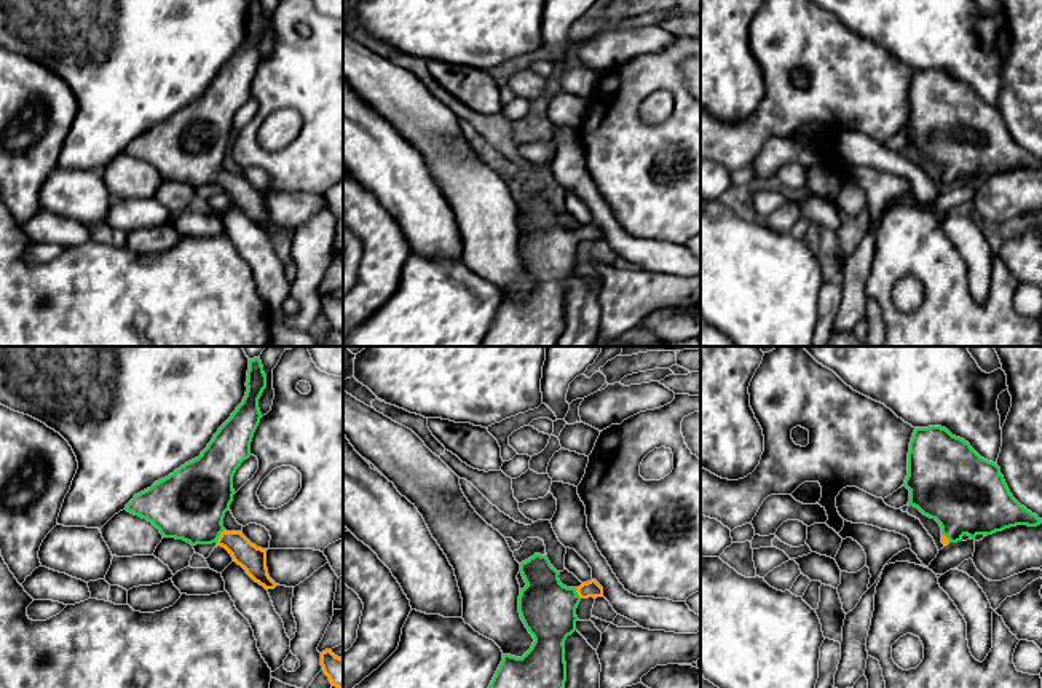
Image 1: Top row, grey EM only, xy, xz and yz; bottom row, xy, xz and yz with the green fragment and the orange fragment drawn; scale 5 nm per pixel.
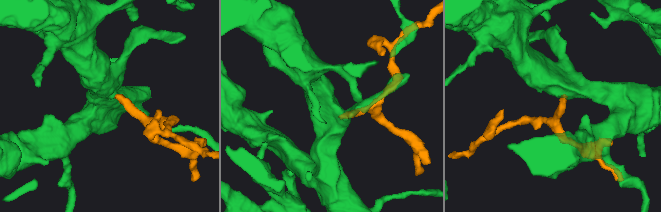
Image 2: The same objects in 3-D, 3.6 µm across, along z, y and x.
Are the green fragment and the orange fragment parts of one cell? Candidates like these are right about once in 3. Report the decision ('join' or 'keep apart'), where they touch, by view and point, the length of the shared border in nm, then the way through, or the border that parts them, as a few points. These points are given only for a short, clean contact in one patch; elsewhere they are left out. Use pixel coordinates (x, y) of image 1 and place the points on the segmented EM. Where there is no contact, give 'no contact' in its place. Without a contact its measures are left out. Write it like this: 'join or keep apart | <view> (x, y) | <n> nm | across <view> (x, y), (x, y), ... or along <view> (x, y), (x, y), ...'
join | xy (219, 535) | 80 nm | across xy (190, 503), (219, 535), (233, 541), (252, 559)

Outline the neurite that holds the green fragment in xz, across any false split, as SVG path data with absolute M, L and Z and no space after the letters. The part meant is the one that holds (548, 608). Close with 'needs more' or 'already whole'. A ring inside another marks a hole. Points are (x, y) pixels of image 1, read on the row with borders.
M541 554L522 562L520 573L527 586L520 589L519 613L535 642L522 658L503 654L503 661L488 688L565 688L563 643L576 631L576 608L582 599L603 597L603 587L595 579L582 583L579 587L563 586L558 579L560 571L551 565L547 556Z | needs more

